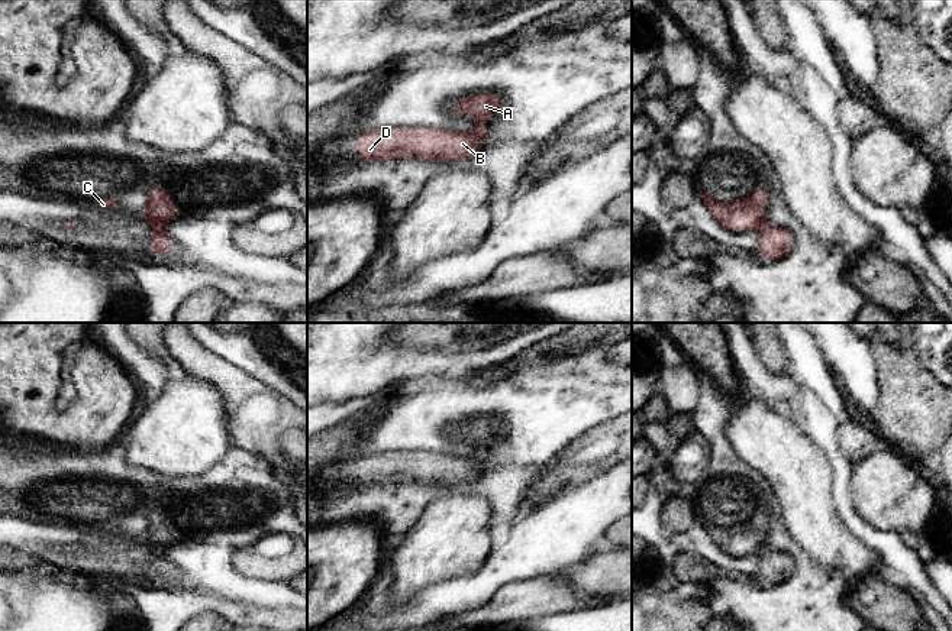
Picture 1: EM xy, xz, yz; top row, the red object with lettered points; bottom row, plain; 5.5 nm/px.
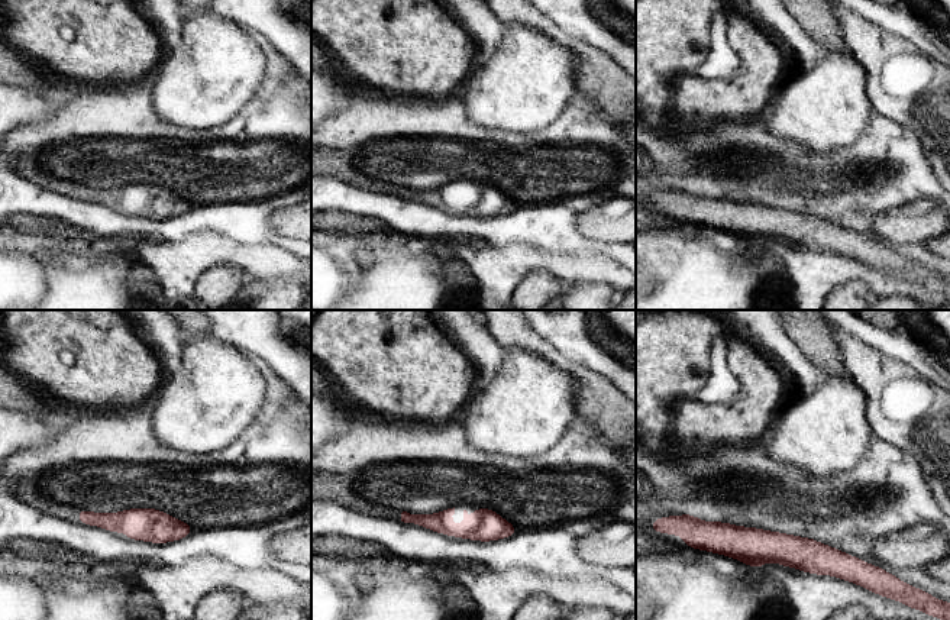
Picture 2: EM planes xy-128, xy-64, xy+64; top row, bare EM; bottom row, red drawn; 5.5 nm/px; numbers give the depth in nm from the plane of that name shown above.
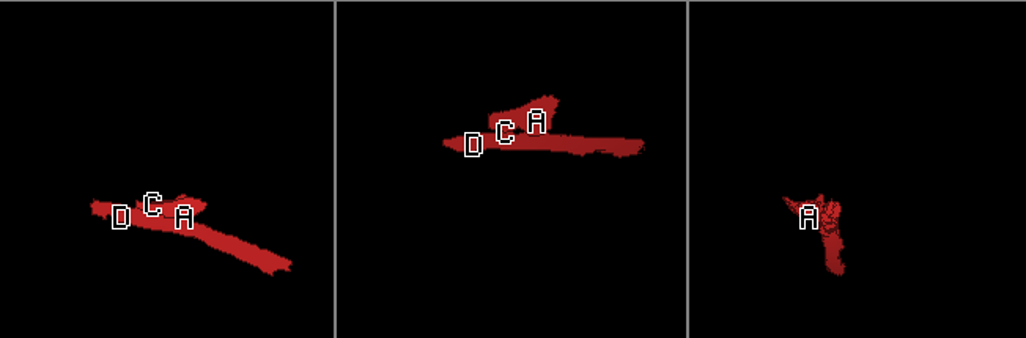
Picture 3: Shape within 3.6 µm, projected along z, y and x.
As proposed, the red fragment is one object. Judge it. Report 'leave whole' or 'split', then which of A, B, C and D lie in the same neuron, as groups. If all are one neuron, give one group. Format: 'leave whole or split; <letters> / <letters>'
split; A C / B D

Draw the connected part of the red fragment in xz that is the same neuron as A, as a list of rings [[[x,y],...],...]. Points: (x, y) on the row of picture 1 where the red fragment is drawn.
[[[475,93],[467,98],[455,100],[449,104],[452,113],[471,116],[480,126],[487,126],[487,120],[501,110],[501,101],[497,93]]]

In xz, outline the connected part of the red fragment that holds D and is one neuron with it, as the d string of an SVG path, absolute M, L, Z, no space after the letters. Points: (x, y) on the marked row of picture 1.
M388 126L359 133L355 145L359 159L367 162L400 158L454 162L478 156L487 132L487 126L471 132Z

